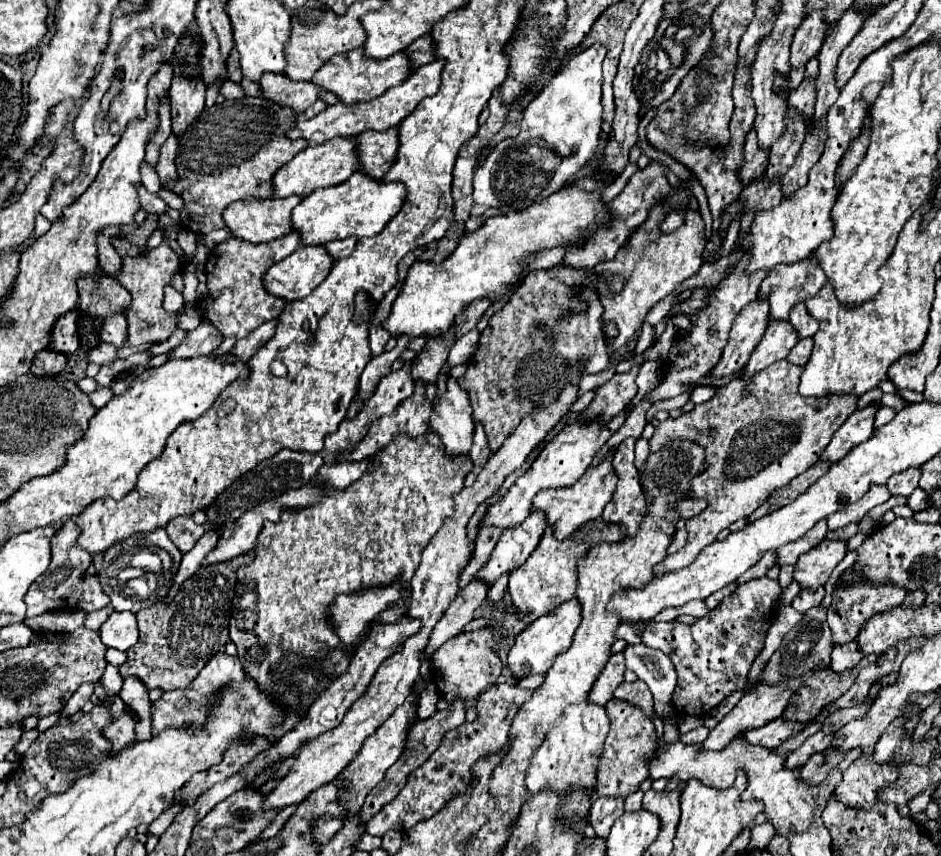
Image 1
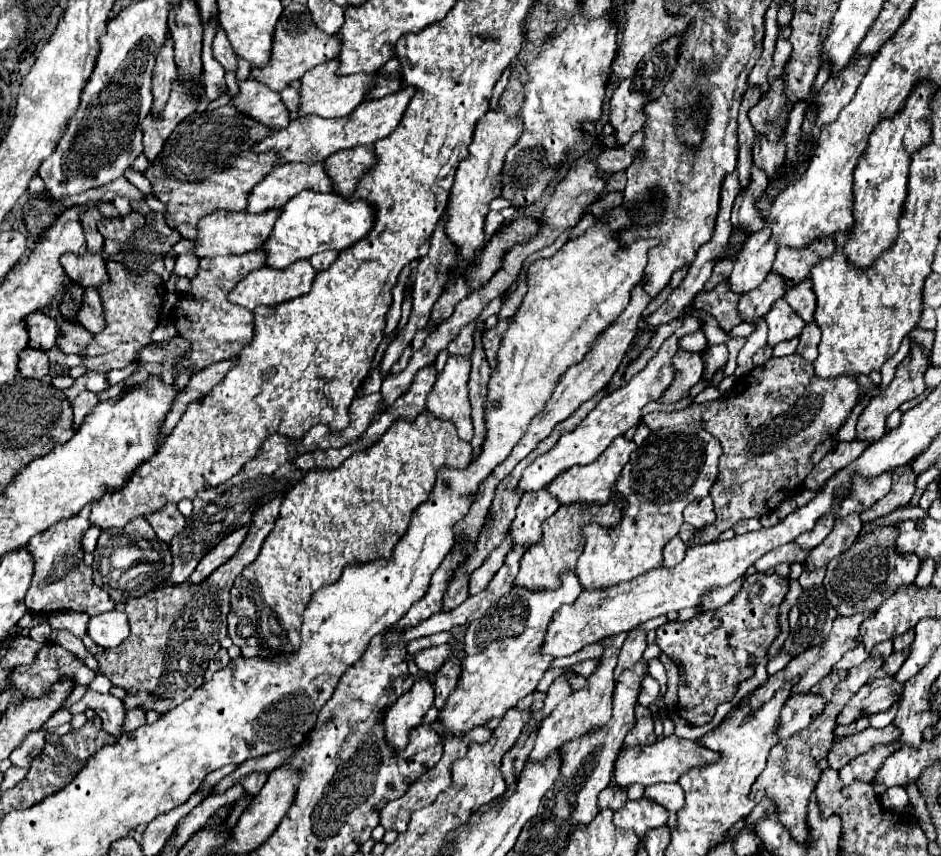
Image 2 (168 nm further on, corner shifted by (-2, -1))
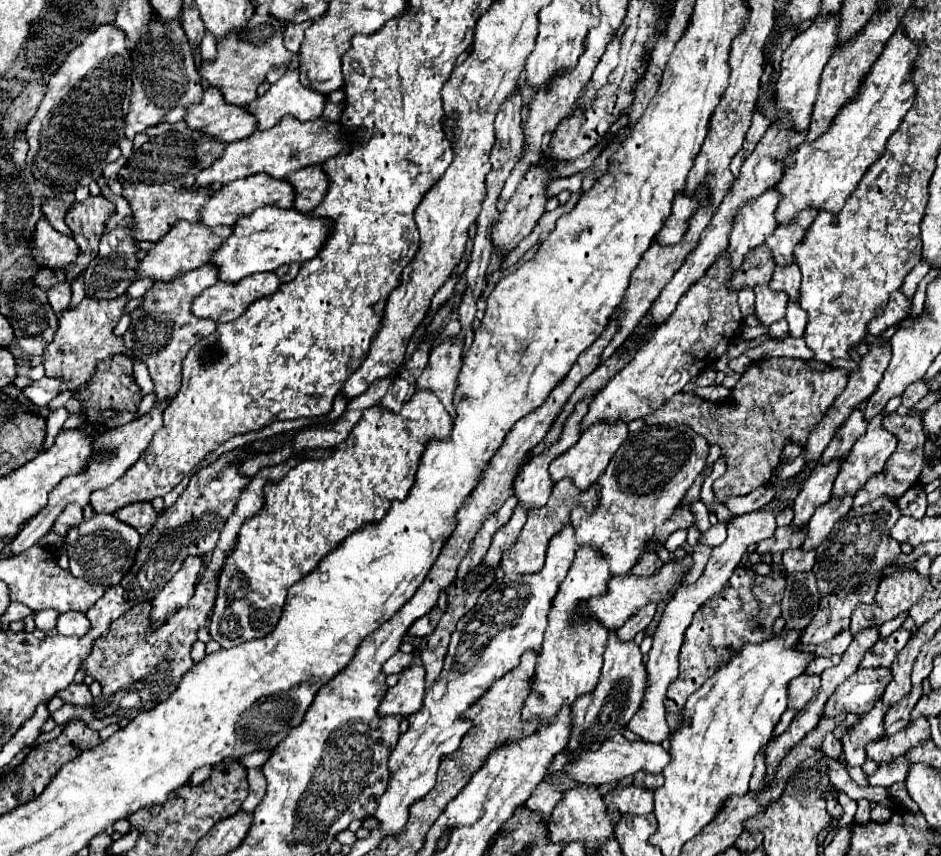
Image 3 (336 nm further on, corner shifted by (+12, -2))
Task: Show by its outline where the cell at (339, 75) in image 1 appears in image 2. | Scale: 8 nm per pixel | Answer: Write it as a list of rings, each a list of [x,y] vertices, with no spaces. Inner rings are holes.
[[[329,60],[329,62],[323,62],[319,66],[315,66],[313,70],[305,72],[305,76],[301,78],[301,88],[299,88],[299,94],[301,94],[301,100],[299,100],[299,112],[297,116],[305,116],[305,114],[317,114],[321,118],[339,118],[339,116],[347,116],[349,112],[353,112],[363,100],[365,100],[365,94],[369,90],[369,86],[375,82],[375,74],[369,76],[369,74],[353,74],[353,76],[337,76],[335,70],[337,70],[339,62],[337,60]]]

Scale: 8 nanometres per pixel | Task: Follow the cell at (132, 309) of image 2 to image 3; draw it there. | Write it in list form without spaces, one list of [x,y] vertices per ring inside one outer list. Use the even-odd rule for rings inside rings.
[[[119,295],[115,299],[93,299],[83,297],[83,301],[65,311],[59,319],[59,329],[55,333],[55,339],[49,345],[49,351],[45,351],[43,367],[45,375],[49,377],[63,377],[63,391],[75,389],[81,383],[89,381],[93,377],[97,363],[105,357],[125,353],[125,341],[123,337],[117,337],[113,333],[119,317],[125,313],[125,305],[129,301],[129,295]]]

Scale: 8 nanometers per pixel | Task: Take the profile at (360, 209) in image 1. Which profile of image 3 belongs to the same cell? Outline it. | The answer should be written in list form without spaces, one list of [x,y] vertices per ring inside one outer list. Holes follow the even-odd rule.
[[[267,205],[265,209],[257,209],[249,217],[241,217],[241,221],[237,221],[233,235],[225,241],[225,245],[221,245],[221,249],[217,249],[217,253],[213,253],[211,263],[217,263],[219,279],[241,281],[253,273],[275,271],[285,263],[303,263],[313,259],[331,235],[331,229],[333,221],[327,221],[323,217],[313,217],[297,209]]]

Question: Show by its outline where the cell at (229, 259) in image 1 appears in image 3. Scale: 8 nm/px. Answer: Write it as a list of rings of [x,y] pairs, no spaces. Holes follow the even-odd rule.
[[[203,265],[193,271],[185,271],[173,281],[155,283],[147,293],[141,307],[131,313],[131,329],[123,335],[127,349],[133,349],[147,365],[151,379],[155,383],[155,395],[159,401],[173,399],[179,385],[181,385],[181,371],[183,359],[187,357],[189,349],[203,337],[217,331],[217,323],[213,319],[201,319],[191,313],[191,303],[203,289],[215,285],[219,281],[217,265]]]

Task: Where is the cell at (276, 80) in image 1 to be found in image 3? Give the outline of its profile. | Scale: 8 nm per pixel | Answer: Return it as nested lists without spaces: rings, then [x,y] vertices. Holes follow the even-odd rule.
[[[217,87],[205,89],[201,105],[189,107],[185,121],[191,129],[201,129],[227,143],[247,139],[257,131],[257,119],[245,107],[227,103]]]

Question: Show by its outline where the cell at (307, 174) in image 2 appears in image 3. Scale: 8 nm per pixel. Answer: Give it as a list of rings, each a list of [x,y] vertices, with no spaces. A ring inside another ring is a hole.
[[[265,173],[251,175],[245,179],[227,183],[219,191],[215,191],[213,197],[207,201],[205,209],[201,211],[201,223],[213,225],[213,227],[215,225],[235,225],[239,217],[247,217],[259,207],[277,205],[281,209],[289,209],[289,207],[293,207],[293,201],[295,201],[295,187],[289,181],[273,179],[273,177],[267,177]]]

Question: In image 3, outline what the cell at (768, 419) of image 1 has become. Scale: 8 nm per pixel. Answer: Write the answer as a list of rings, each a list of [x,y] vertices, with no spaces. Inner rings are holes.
[[[771,357],[753,361],[741,375],[731,395],[723,401],[703,401],[695,393],[679,392],[655,413],[645,417],[647,425],[688,425],[709,443],[721,447],[721,455],[727,459],[727,471],[715,479],[713,495],[721,505],[729,497],[743,497],[761,485],[771,483],[771,475],[781,463],[781,453],[787,443],[805,445],[809,433],[825,413],[829,405],[843,393],[849,373],[845,369],[815,371],[793,357]]]

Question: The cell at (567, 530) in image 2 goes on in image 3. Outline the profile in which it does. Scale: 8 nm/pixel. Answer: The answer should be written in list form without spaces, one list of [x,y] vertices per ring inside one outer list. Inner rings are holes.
[[[559,481],[553,491],[551,497],[547,501],[545,507],[537,509],[537,513],[529,513],[527,523],[519,535],[519,539],[515,541],[515,545],[503,555],[501,559],[501,569],[505,573],[519,573],[519,575],[531,575],[531,573],[539,573],[541,567],[545,565],[545,551],[547,545],[551,541],[553,535],[557,535],[559,531],[563,531],[569,525],[569,511],[575,503],[579,503],[579,495],[581,491],[571,483],[571,481]]]

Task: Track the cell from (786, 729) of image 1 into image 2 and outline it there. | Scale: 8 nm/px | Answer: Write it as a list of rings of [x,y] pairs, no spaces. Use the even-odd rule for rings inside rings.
[[[811,692],[791,694],[791,698],[781,710],[779,740],[787,740],[789,736],[807,728],[821,714],[825,704],[827,700],[823,700],[823,696],[819,694],[811,694]]]

